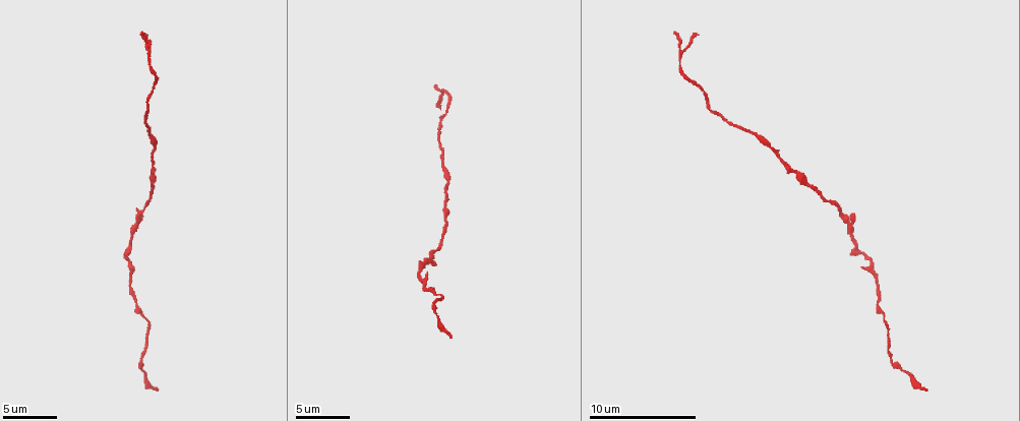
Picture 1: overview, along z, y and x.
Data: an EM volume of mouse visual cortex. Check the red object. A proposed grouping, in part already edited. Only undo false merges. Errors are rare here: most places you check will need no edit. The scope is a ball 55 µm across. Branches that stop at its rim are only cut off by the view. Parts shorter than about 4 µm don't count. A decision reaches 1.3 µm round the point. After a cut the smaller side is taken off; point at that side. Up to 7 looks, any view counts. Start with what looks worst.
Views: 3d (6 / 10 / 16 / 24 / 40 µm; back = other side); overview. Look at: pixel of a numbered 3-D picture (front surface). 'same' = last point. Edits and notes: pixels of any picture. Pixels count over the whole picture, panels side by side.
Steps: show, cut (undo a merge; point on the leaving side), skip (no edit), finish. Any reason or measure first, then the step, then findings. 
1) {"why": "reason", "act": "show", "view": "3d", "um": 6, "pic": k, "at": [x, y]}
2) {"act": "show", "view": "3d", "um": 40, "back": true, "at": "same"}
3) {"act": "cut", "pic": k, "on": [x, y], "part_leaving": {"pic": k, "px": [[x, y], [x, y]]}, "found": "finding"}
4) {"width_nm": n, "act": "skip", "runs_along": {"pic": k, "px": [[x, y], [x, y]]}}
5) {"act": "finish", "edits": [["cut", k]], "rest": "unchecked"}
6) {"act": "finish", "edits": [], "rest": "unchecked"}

{"act": "show", "view": "3d", "um": 10, "pic": 1, "at": [875, 284]}

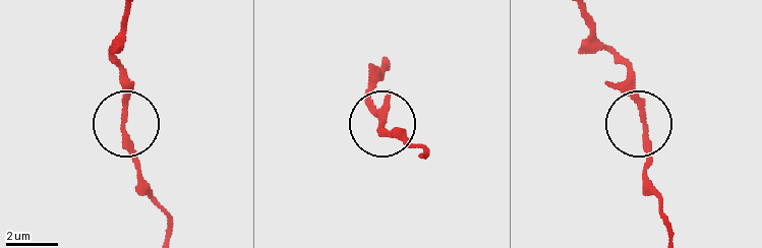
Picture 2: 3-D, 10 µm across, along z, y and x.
{"act": "show", "view": "3d", "um": 6, "pic": 2, "at": [644, 117]}

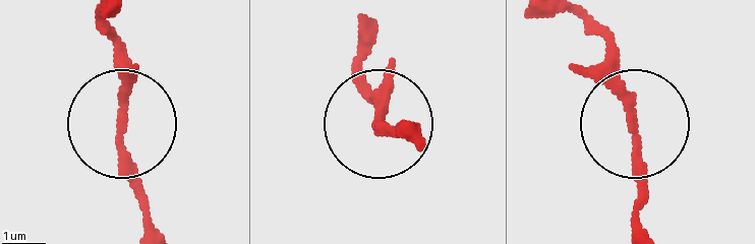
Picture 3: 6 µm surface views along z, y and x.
{"act": "skip", "runs_along": {"pic": 3, "px": [[363, 61], [379, 126], [400, 126]]}, "found": "one cell here"}

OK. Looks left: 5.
{"why": "thick turns thin", "act": "show", "view": "3d", "um": 10, "pic": 1, "at": [447, 108]}

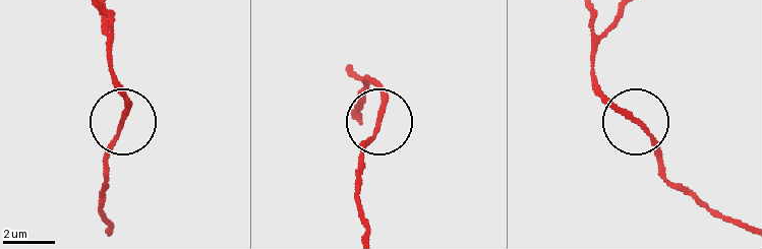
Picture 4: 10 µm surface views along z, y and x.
{"act": "skip", "runs_along": {"pic": 4, "px": [[742, 226], [715, 218], [676, 189], [650, 136], [593, 79]]}, "found": "one cell here"}

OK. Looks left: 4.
{"why": "sudden change in width", "act": "show", "view": "3d", "um": 6, "pic": 1, "at": [791, 169]}

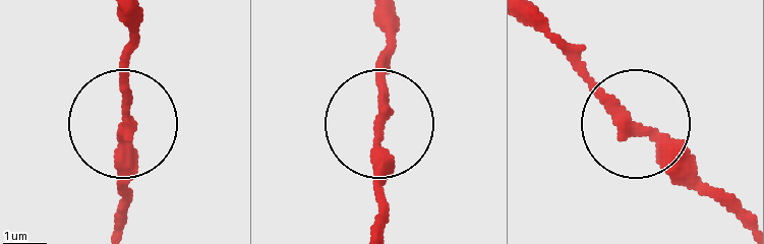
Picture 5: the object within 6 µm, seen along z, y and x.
{"act": "show", "view": "3d", "um": 6, "back": true, "pic": 5, "at": [380, 121]}

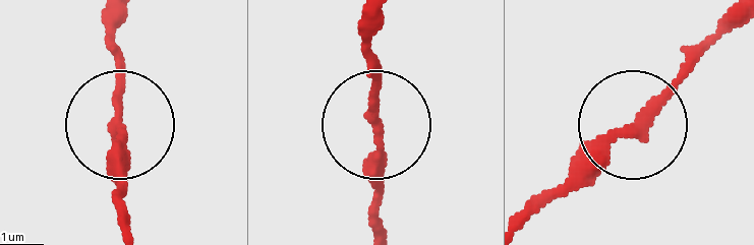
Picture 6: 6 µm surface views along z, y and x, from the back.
{"act": "skip", "runs_along": {"pic": 6, "px": [[382, 227], [366, 23]]}, "found": "continuous, no second cell"}

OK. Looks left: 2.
{"why": "thick turns thin", "act": "show", "view": "3d", "um": 16, "pic": 1, "at": [443, 166]}

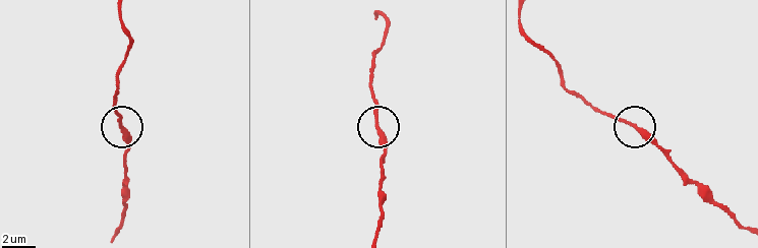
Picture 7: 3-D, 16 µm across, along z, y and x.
{"act": "skip", "runs_along": {"pic": 7, "px": [[376, 234], [385, 137], [376, 121], [372, 89]]}, "found": "continuous, no second cell"}

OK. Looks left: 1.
{"act": "finish", "edits": [], "rest": "unchecked"}

